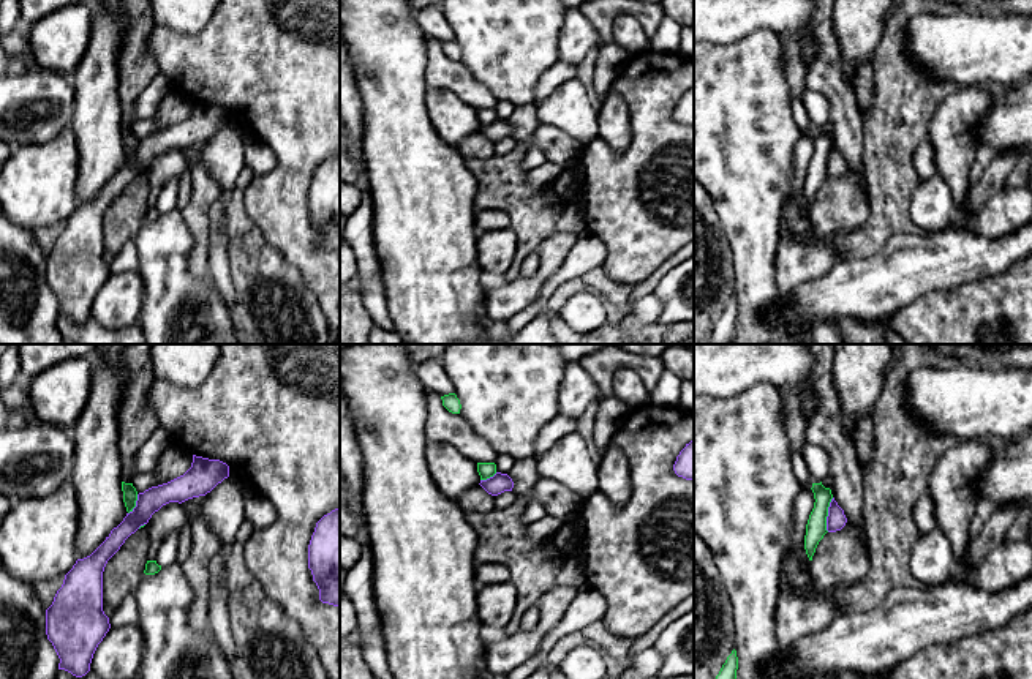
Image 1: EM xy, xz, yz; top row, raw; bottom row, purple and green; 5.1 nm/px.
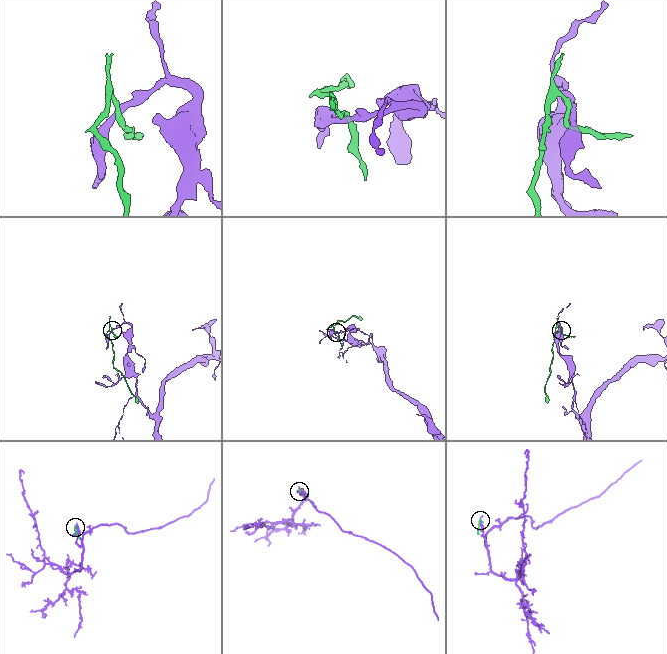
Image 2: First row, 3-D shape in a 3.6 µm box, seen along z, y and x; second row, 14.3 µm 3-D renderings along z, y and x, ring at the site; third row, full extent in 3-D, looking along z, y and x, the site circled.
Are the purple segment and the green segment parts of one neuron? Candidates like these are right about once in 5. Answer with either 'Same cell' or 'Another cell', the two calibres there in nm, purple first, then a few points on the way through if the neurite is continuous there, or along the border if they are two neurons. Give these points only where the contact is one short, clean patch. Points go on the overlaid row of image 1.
Another cell. Thickness 100 nm (purple) against 110 nm. Boundary: yz (833, 498), (828, 507), (827, 531)

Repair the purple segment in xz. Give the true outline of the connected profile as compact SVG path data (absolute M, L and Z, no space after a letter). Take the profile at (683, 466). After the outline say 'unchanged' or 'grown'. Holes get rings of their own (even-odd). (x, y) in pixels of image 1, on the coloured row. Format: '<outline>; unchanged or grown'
M694 439L676 456L673 471L678 477L694 480Z; unchanged

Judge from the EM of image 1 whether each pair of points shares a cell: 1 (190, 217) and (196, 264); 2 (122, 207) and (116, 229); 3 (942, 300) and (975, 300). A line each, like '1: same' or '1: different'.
1: same
2: same
3: same

